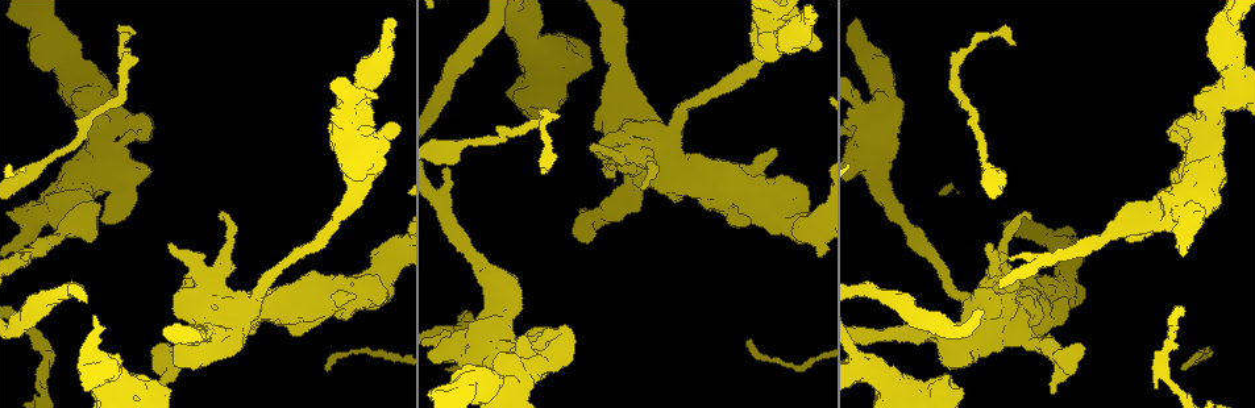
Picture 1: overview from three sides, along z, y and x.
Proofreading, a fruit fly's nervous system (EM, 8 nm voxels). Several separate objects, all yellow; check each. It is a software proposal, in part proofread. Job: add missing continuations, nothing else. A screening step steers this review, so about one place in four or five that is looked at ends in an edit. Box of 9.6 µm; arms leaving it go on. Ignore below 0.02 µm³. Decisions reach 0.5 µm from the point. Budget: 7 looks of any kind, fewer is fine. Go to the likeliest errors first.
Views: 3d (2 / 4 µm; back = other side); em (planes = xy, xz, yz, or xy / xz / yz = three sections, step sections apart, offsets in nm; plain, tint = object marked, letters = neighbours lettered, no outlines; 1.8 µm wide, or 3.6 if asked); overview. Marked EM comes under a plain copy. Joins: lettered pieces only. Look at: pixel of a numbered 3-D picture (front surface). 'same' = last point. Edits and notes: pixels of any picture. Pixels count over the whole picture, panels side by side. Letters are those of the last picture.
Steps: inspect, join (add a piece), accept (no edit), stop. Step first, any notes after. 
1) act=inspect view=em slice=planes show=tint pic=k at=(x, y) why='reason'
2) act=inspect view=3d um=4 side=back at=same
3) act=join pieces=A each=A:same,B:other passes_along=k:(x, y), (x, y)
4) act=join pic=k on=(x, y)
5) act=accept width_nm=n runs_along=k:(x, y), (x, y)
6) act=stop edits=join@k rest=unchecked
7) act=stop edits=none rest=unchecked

act=inspect view=3d um=4 pic=1 at=(1020, 334) why='thick turns thin'

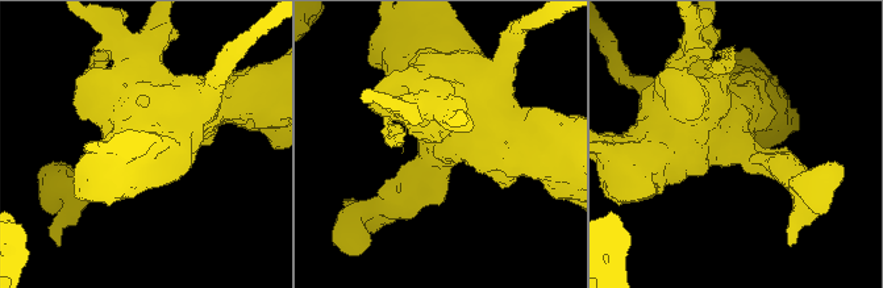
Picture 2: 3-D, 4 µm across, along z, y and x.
act=inspect view=em um=3.6 slice=xy step=4 show=letters pic=2 at=(441, 148) why='shape alone is not enough'

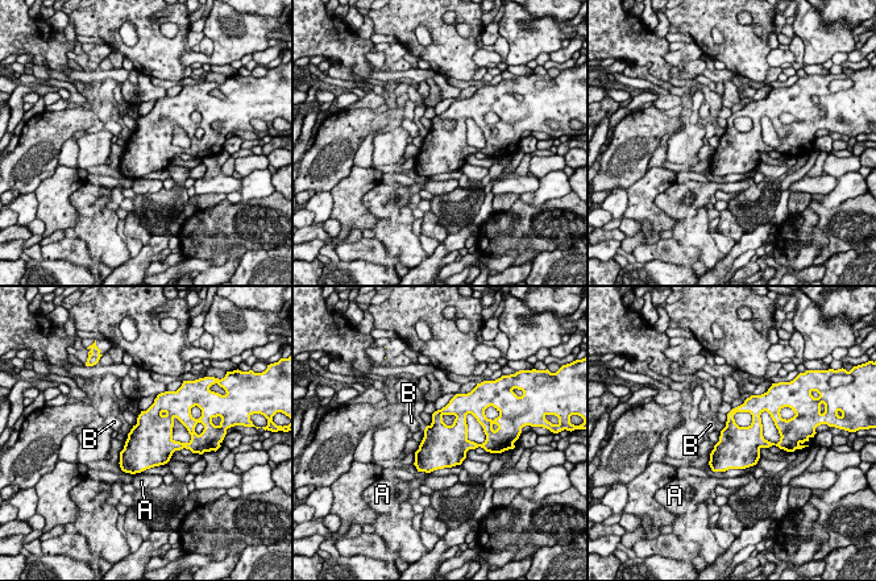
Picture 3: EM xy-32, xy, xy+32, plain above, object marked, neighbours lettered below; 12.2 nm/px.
act=accept each=A:other,B:other border=3:(726, 424), (721, 431) found='none of them fits'

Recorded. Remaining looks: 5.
act=inspect view=em um=3.6 slice=planes show=letters pic=1 at=(942, 389) why='calibre changes'

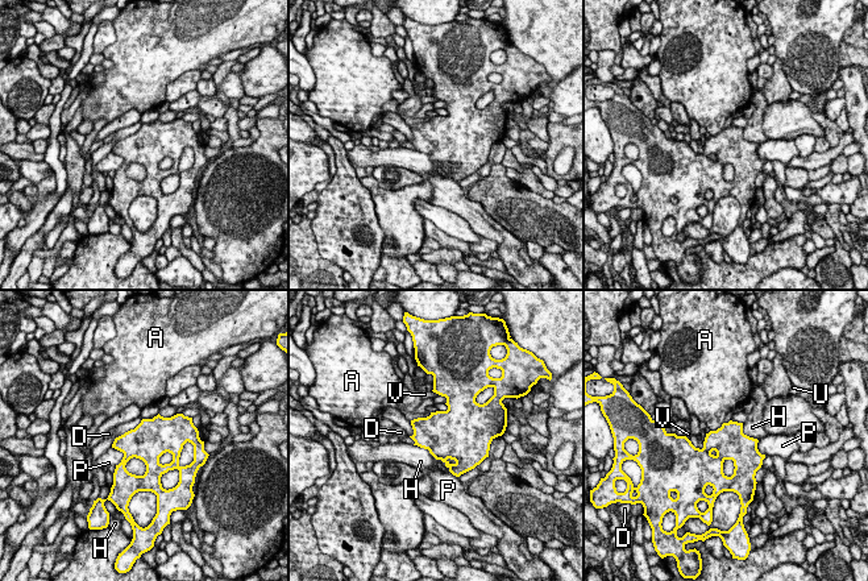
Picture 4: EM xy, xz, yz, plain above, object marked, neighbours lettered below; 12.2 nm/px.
act=accept width_nm=440 each=A:other,D:other,H:other,P:other,U:other,V:other border=4:(412, 444), (436, 459), (456, 463) found='no lettered piece goes on from it'

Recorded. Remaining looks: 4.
act=inspect view=3d um=4 side=back pic=1 at=(541, 172)

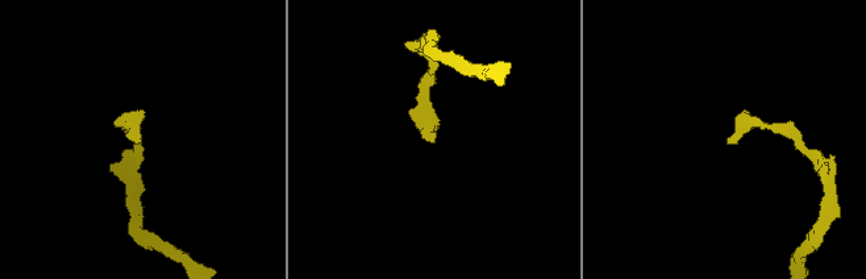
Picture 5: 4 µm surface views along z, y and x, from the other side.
act=inspect view=em slice=planes show=letters pic=5 at=(140, 140)

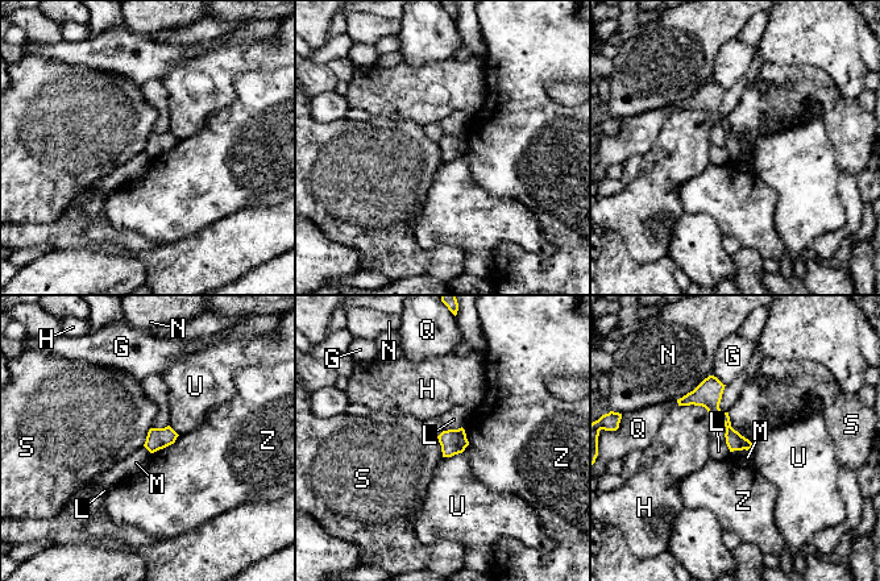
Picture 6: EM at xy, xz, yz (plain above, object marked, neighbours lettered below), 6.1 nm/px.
act=accept each=G:other,H:other,L:other,M:other,N:other,Q:other,S:other,U:other,Z:other runs_along=6:(681, 402), (705, 399), (747, 445) found='no lettered piece goes on from it'

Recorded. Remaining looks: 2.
act=stop edits=none rest=unchecked

